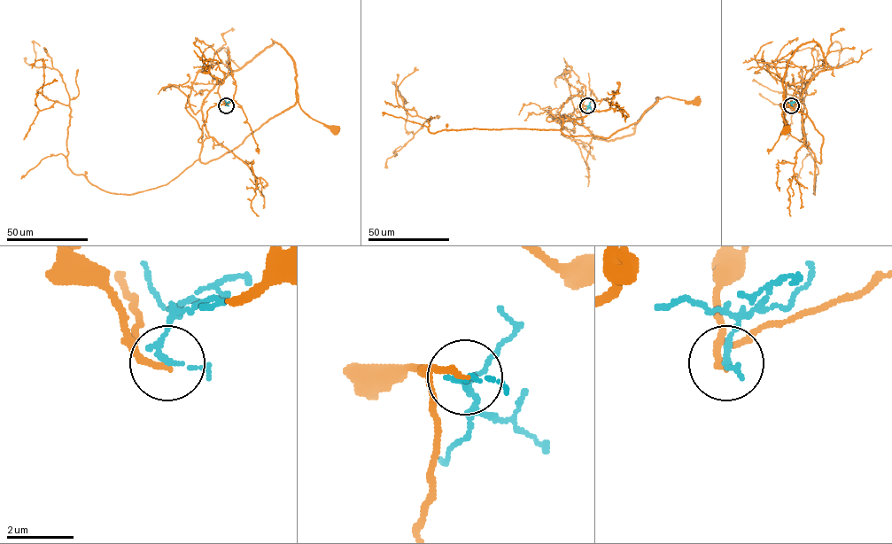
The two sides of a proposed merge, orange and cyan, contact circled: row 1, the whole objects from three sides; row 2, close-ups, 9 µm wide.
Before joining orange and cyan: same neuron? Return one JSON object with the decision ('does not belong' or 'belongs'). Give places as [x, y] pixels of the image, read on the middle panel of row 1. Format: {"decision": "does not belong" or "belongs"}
{"decision": "does not belong"}

